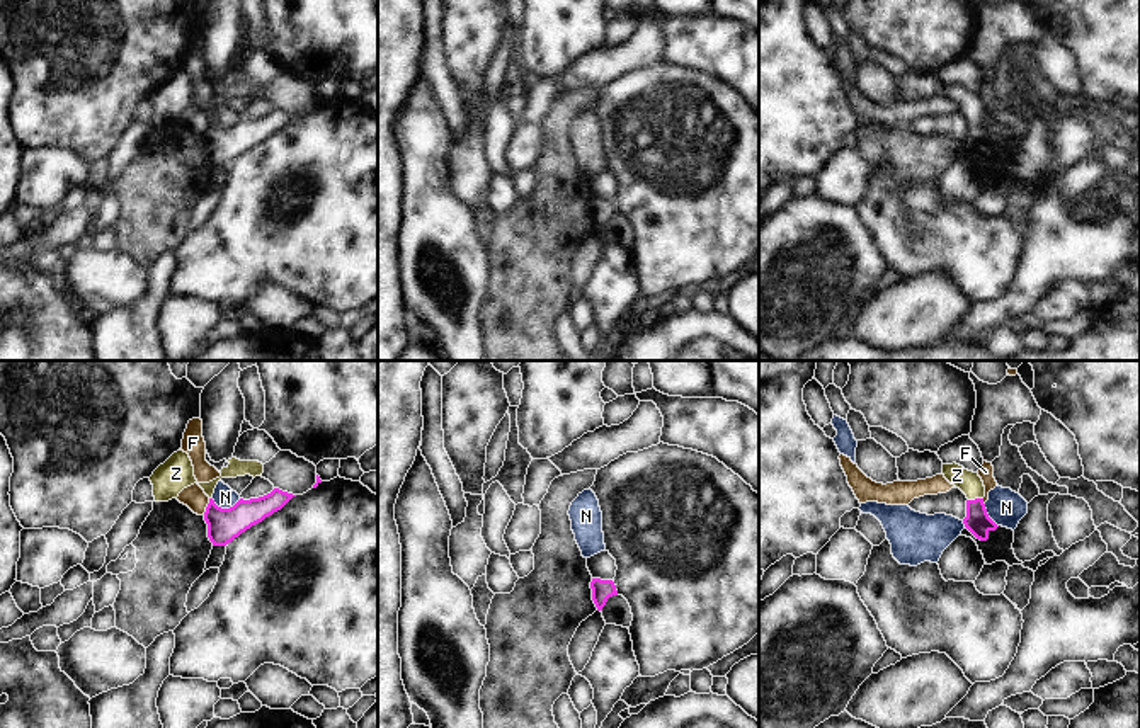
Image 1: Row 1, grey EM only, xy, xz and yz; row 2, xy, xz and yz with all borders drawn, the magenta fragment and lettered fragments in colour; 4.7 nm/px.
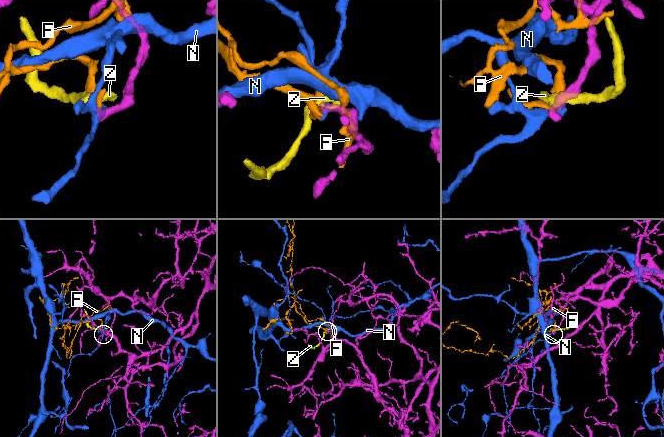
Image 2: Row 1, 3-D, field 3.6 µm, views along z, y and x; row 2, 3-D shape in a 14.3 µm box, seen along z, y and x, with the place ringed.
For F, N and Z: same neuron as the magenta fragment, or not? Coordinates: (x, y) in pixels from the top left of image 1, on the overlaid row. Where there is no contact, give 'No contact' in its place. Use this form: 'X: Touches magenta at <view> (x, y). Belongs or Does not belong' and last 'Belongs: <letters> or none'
F: Touches magenta at xy (206, 507). Does not belong
N: Touches magenta at xy (227, 509). Does not belong
Z: Touches magenta at yz (975, 499). Belongs
Belongs: Z

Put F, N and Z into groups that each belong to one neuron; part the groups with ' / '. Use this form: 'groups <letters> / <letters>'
groups F / N / Z

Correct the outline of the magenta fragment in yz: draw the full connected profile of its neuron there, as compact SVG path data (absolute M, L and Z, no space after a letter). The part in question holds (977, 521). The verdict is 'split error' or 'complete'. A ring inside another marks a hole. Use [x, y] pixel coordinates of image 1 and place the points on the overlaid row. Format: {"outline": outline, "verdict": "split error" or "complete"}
{"outline": "M943 464L944 478L960 488L966 495L966 517L963 519L965 527L980 541L989 539L989 532L999 526L989 517L983 497L985 486L978 473L968 471L963 466Z", "verdict": "split error"}

